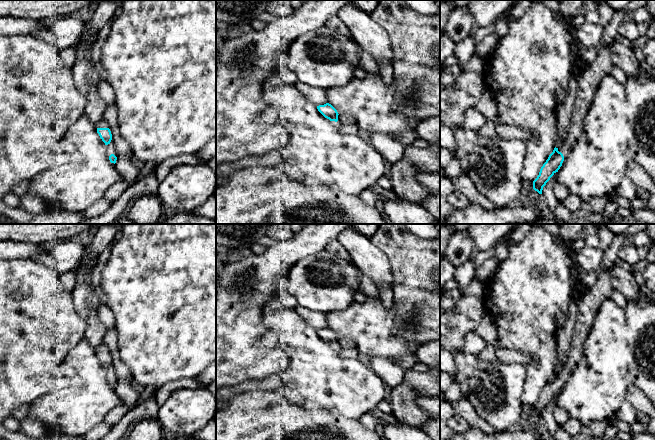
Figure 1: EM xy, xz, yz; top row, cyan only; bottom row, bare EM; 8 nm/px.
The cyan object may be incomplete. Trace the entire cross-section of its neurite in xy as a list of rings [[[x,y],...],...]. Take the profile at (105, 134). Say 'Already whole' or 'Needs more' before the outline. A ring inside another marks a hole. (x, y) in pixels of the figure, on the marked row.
Needs more. [[[102,119],[96,126],[97,126],[97,133],[99,134],[100,138],[106,145],[109,160],[111,163],[115,164],[118,155],[116,148],[112,142],[112,134],[109,129],[108,123],[104,119]]]

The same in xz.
Needs more. [[[329,103],[317,106],[318,111],[327,119],[331,121],[331,124],[340,129],[342,124],[338,118],[337,110]]]

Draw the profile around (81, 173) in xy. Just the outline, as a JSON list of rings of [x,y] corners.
[[[83,115],[60,140],[52,166],[31,179],[27,193],[40,197],[51,208],[83,212],[103,199],[107,189],[120,180],[115,164],[109,160],[106,145],[97,133],[96,124]]]

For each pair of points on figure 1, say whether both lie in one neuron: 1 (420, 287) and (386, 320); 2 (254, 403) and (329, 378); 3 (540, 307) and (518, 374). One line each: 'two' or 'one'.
1: two
2: two
3: two

